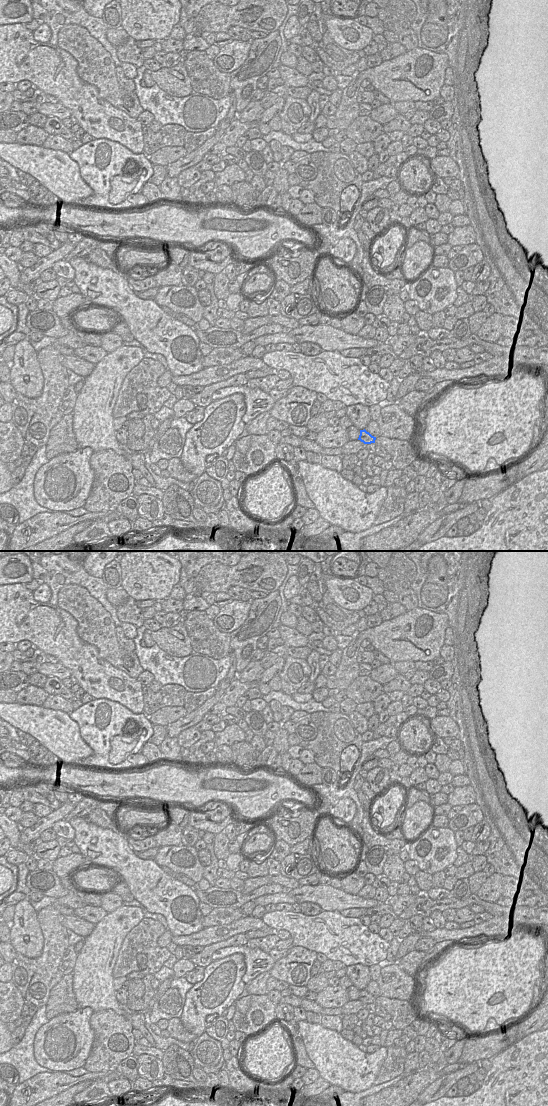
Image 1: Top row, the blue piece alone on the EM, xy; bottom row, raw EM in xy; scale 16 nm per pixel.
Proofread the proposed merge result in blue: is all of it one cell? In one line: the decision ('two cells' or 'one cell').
two cells

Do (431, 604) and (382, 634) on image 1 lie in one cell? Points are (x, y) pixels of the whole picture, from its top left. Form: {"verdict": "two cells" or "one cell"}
{"verdict": "two cells"}

